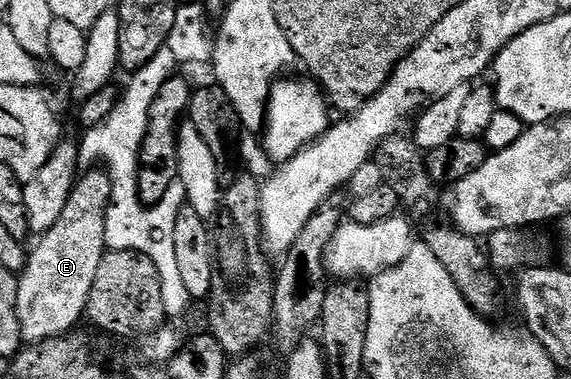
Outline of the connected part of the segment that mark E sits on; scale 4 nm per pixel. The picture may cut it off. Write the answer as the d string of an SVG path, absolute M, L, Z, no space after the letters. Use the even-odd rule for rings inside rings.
M86 171L76 180L69 201L57 223L38 236L39 244L30 248L27 267L19 275L17 289L17 317L21 317L21 333L28 344L38 345L46 339L56 339L59 335L74 332L79 318L84 318L89 289L93 289L93 277L97 277L97 268L101 266L109 245L105 241L105 217L107 205L112 193L111 176L108 172Z

